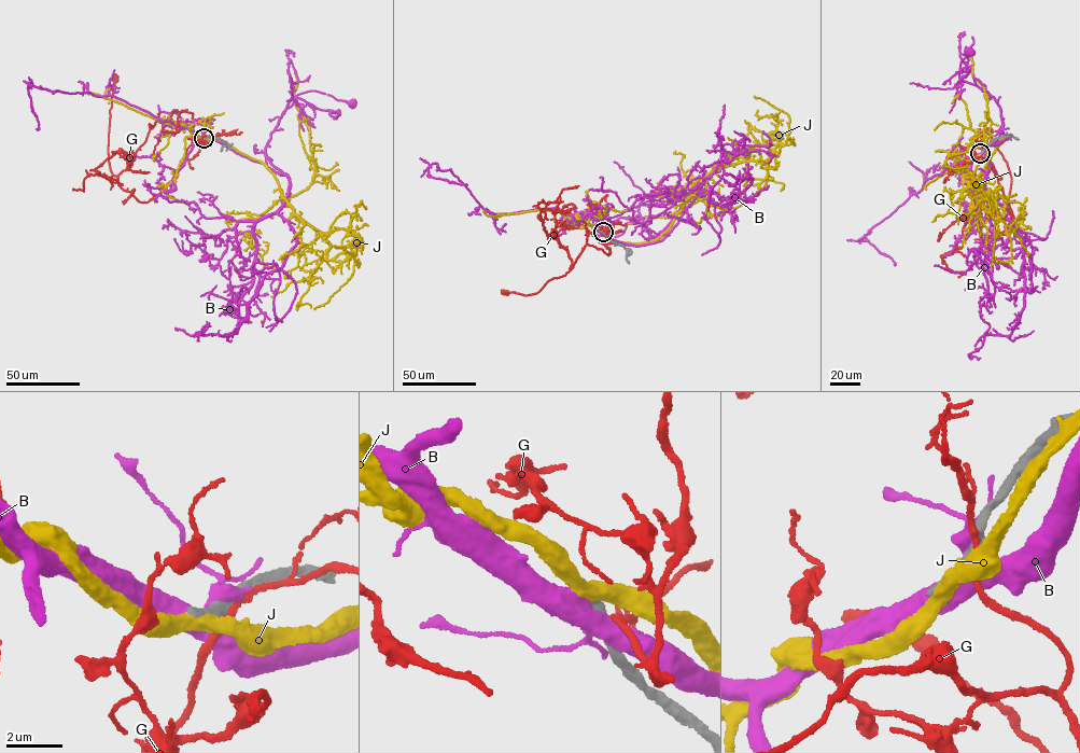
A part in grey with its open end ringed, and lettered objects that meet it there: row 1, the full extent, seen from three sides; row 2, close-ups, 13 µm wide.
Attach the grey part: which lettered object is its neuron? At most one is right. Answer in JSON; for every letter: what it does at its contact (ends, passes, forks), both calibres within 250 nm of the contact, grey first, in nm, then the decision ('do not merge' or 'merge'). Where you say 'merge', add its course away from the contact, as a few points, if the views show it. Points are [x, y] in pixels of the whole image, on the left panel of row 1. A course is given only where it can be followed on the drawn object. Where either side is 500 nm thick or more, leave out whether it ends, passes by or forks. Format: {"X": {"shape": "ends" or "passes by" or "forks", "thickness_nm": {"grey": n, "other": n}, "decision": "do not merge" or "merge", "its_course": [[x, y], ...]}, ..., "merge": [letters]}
{"B": {"shape": "forks", "thickness_nm": {"grey": 440, "other": 440}, "decision": "do not merge"}, "G": {"shape": "passes by", "thickness_nm": {"grey": 460, "other": 200}, "decision": "do not merge"}, "J": {"thickness_nm": {"grey": 420, "other": 500}, "decision": "do not merge"}, "merge": []}

